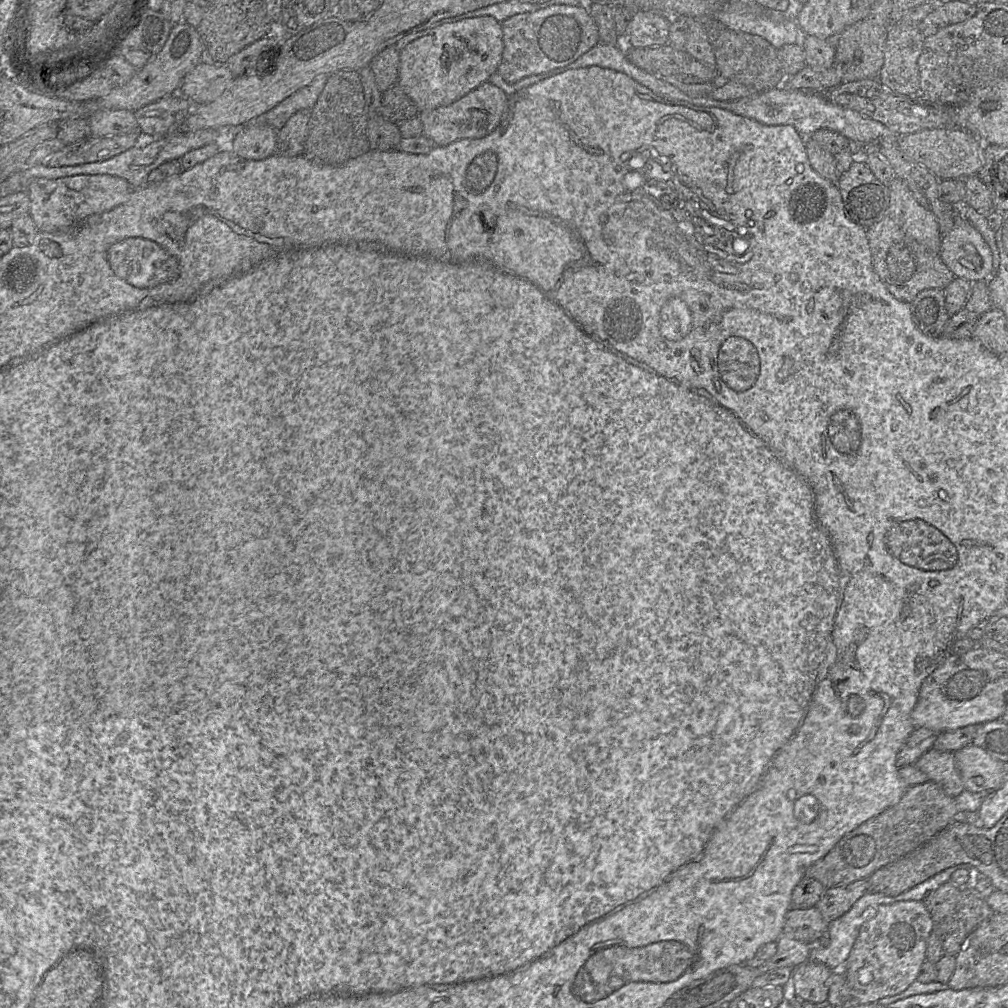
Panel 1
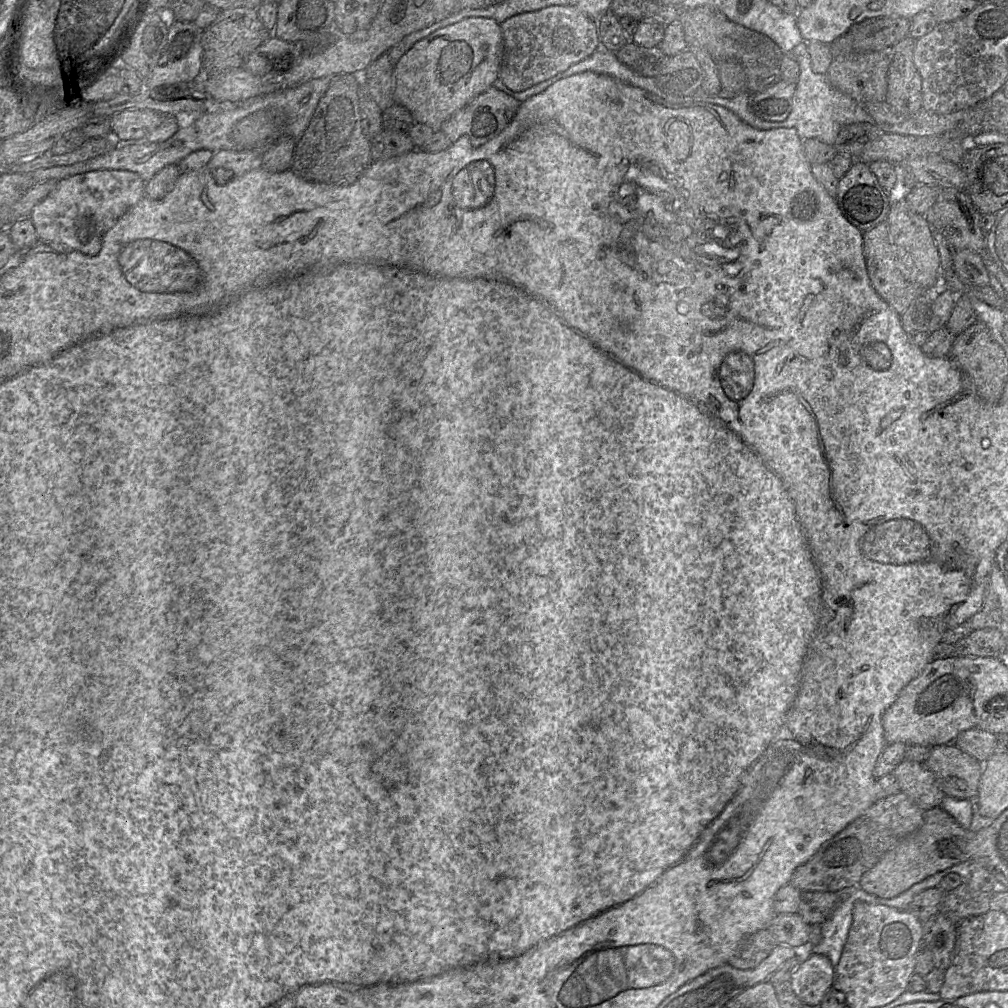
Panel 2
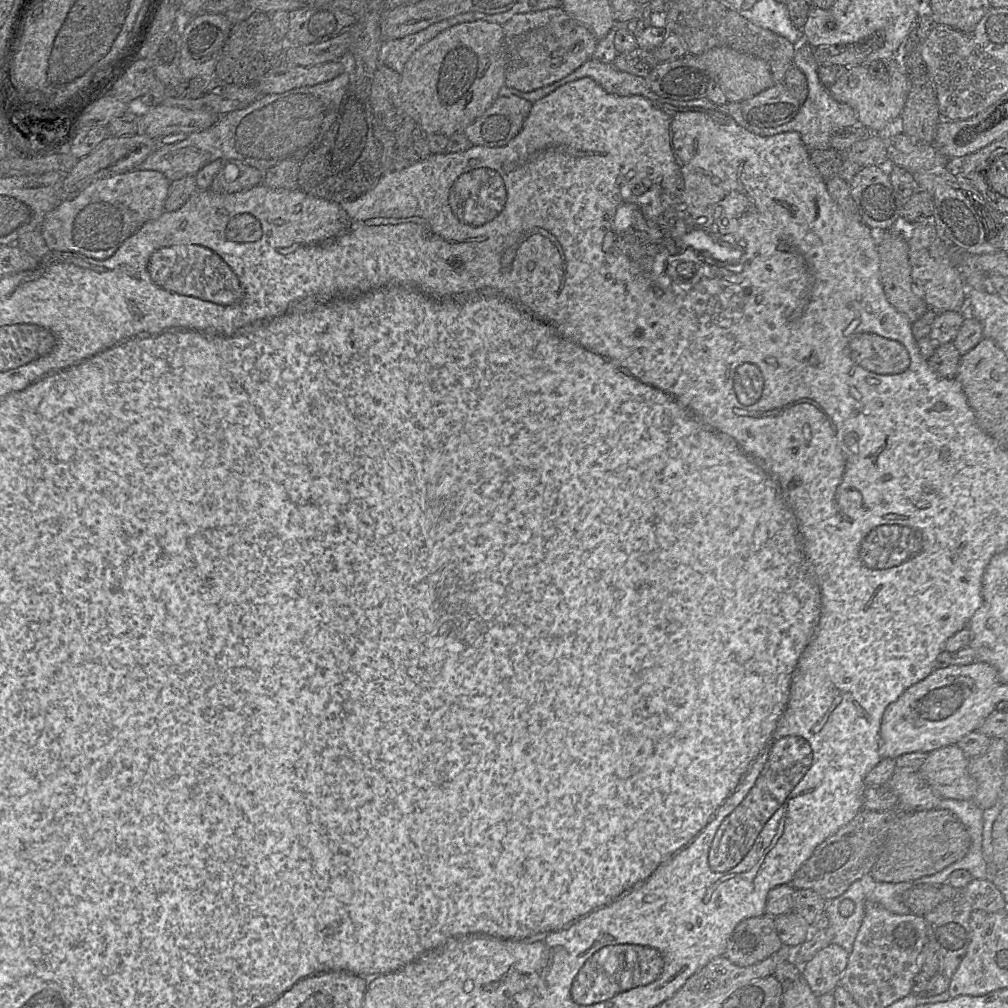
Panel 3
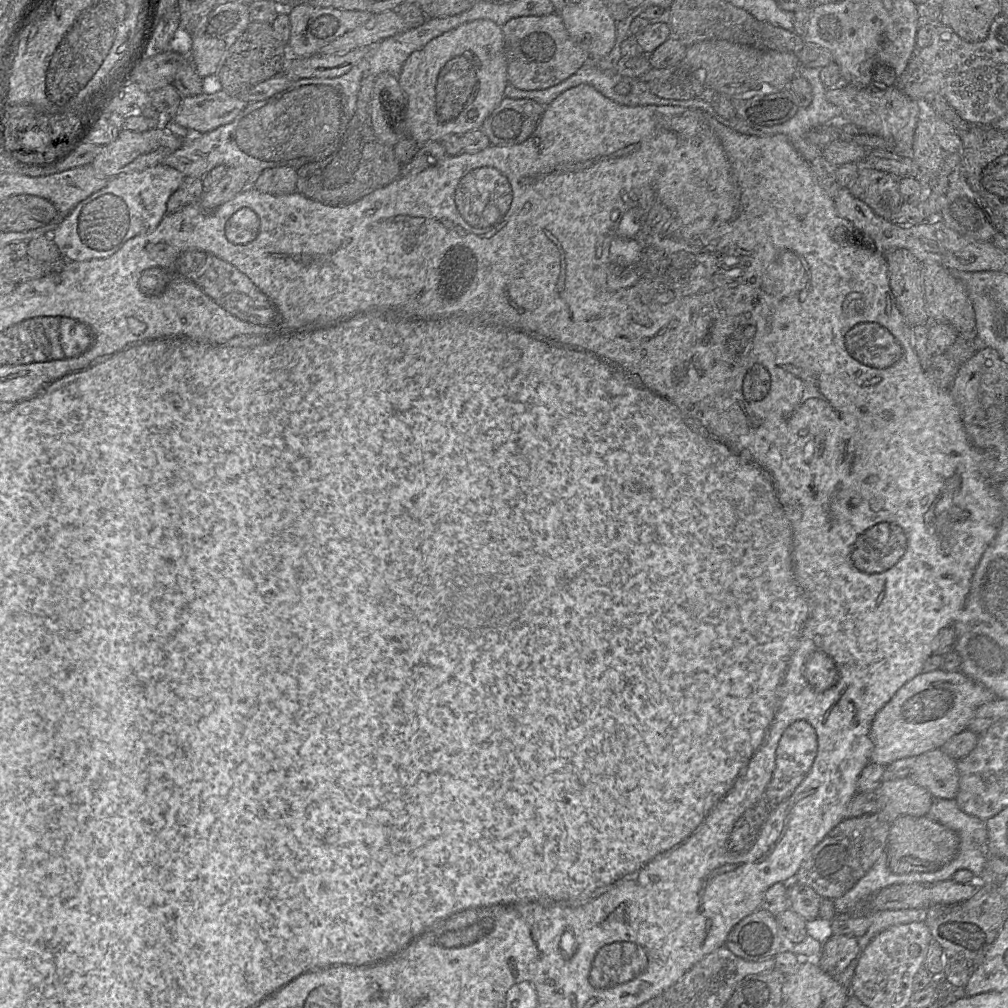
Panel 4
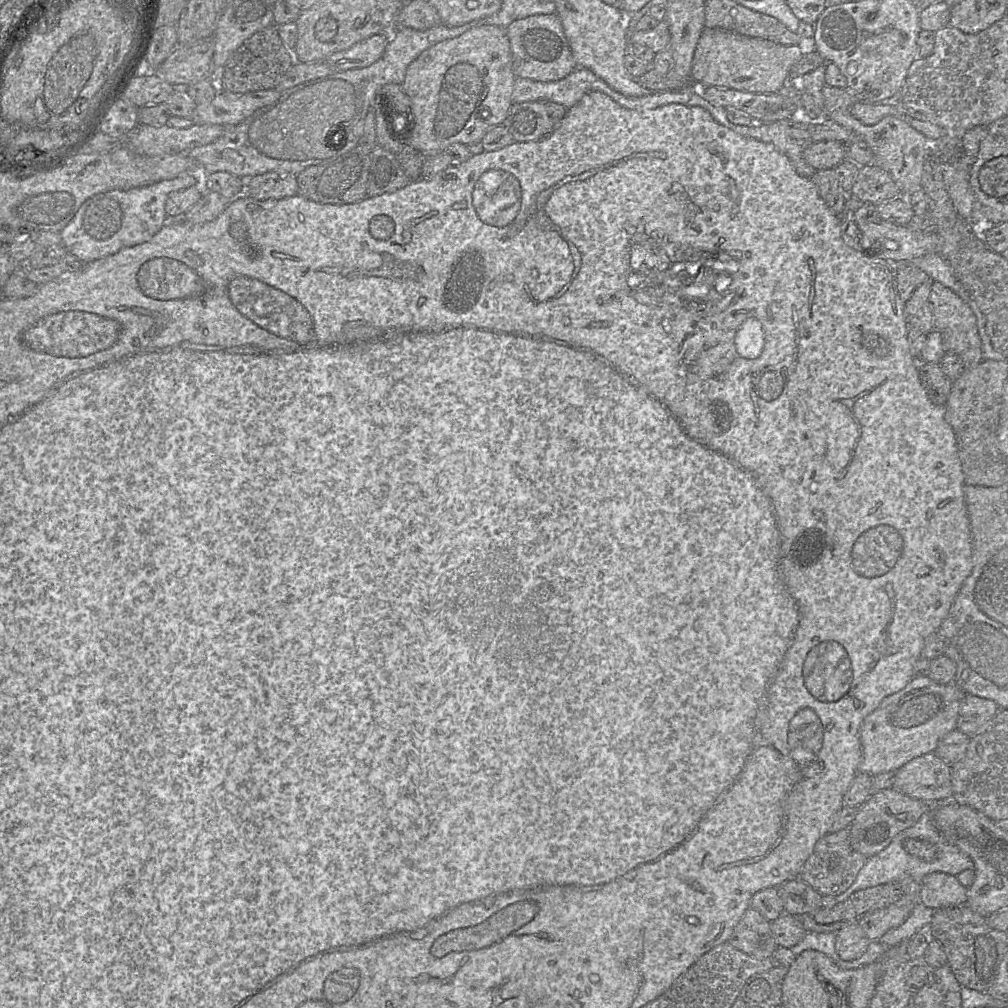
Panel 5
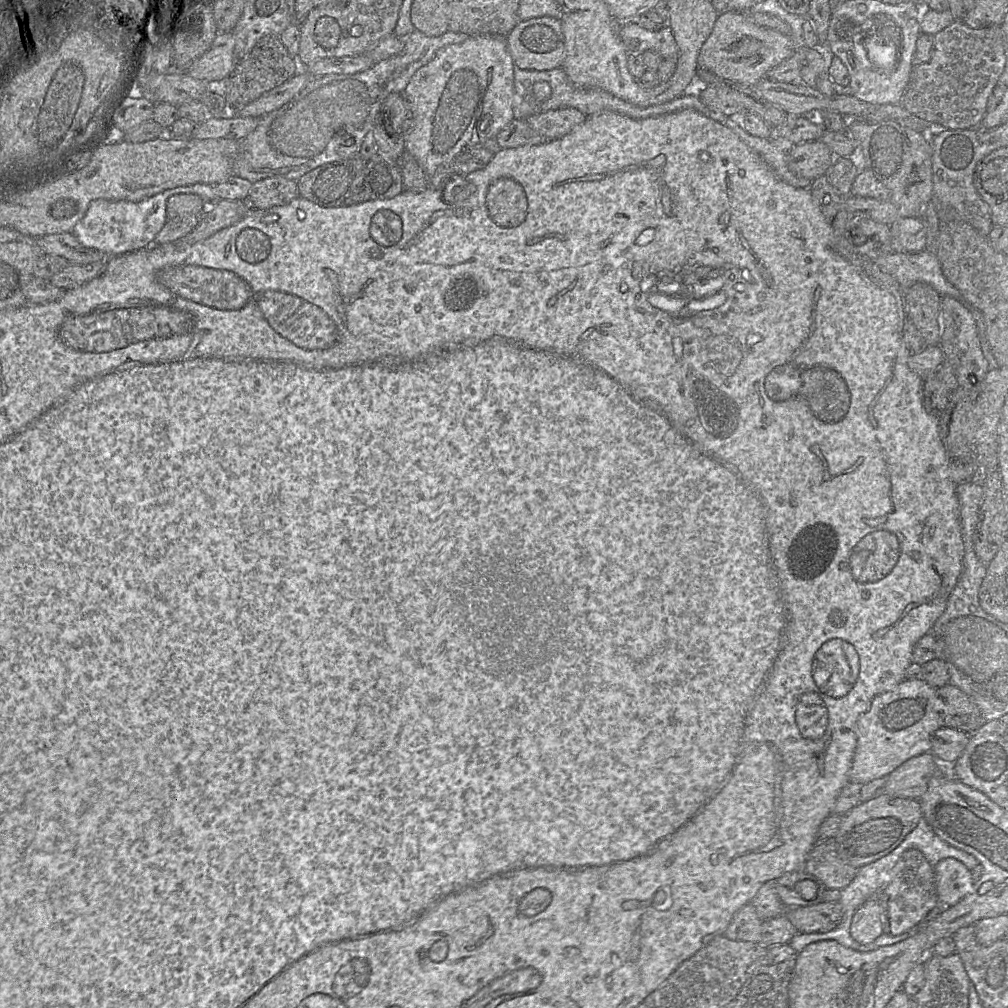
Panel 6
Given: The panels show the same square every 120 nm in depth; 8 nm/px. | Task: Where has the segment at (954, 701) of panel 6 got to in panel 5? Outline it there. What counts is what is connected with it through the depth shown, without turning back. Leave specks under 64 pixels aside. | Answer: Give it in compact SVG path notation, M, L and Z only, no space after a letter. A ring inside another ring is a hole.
M966 694L960 705L956 729L972 737L985 729L999 710L992 700Z

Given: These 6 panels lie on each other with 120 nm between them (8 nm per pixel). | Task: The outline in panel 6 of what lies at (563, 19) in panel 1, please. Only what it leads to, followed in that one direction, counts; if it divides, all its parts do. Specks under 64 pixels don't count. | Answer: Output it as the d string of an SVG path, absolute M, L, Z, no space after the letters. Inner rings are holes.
M542 16L519 21L506 36L508 51L517 68L547 71L562 67L564 60L564 35L559 19Z

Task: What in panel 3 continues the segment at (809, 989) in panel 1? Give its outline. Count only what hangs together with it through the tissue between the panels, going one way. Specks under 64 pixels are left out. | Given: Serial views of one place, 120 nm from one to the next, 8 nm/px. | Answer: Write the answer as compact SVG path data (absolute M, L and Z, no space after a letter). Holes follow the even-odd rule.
M830 943L801 967L801 977L815 995L828 994L839 985L848 957L841 946Z

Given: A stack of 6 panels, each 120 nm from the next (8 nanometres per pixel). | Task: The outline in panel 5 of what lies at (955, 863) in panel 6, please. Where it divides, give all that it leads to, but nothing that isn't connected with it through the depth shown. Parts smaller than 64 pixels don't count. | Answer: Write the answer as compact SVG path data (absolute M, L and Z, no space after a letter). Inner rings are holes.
M934 872L926 875L921 884L920 902L934 910L946 907L955 907L966 904L967 888L961 885L956 876L943 872Z

